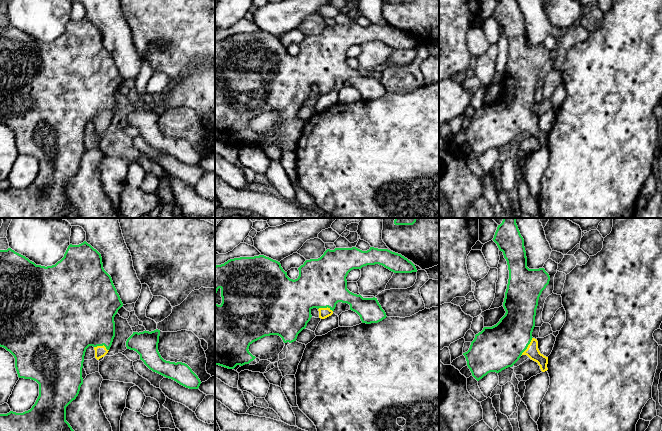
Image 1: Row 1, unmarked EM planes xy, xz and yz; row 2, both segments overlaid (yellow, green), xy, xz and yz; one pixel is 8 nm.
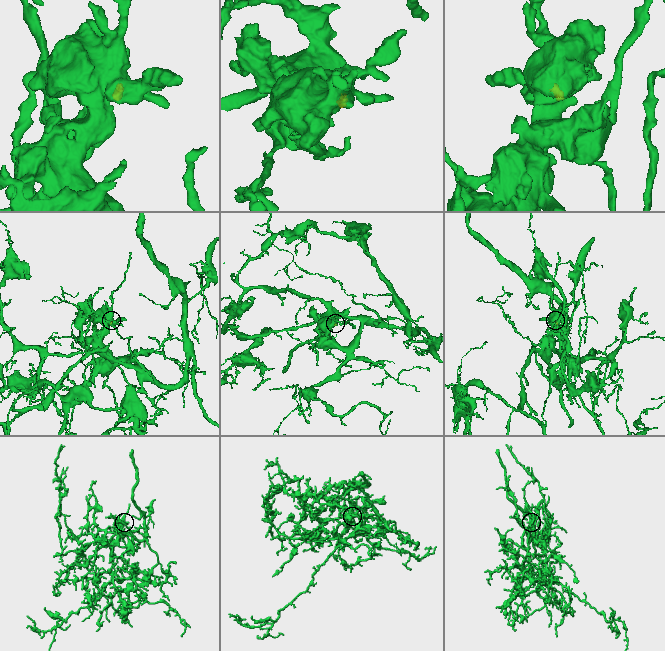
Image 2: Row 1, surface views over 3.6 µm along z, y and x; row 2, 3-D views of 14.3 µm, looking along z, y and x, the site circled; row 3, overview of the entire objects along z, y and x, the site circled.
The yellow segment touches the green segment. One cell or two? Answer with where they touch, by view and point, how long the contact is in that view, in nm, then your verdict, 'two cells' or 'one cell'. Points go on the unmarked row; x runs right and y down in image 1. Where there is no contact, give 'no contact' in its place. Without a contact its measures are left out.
contact yz (528, 122); length 180 nm; one cell

